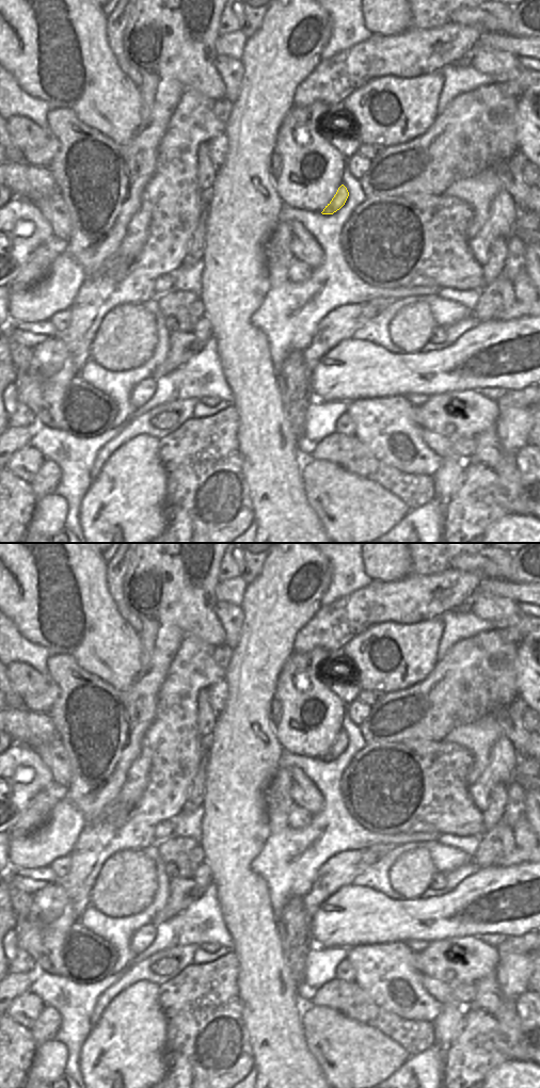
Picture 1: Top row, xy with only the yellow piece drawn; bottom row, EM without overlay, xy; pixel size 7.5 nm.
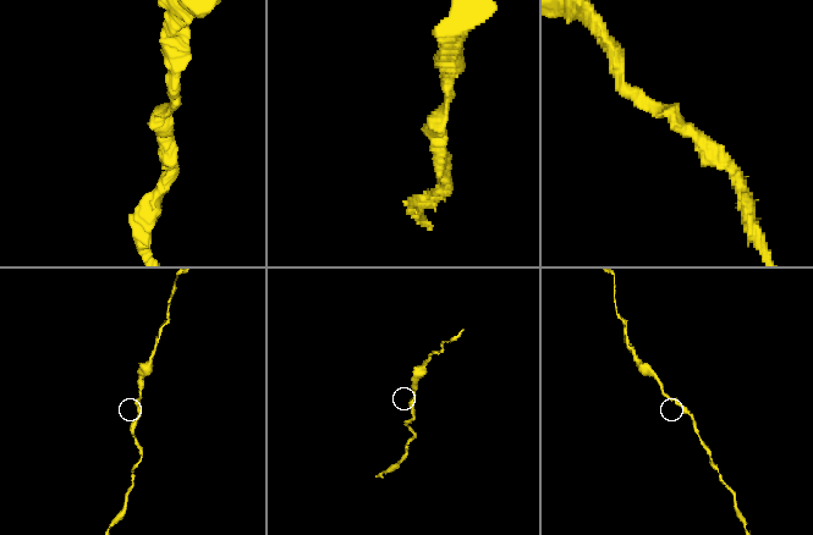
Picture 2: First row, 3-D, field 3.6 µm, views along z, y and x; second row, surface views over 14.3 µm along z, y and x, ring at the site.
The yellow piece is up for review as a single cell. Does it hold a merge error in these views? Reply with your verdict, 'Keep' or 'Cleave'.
Keep

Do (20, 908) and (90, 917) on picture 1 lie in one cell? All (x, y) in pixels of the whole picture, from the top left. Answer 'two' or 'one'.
two

